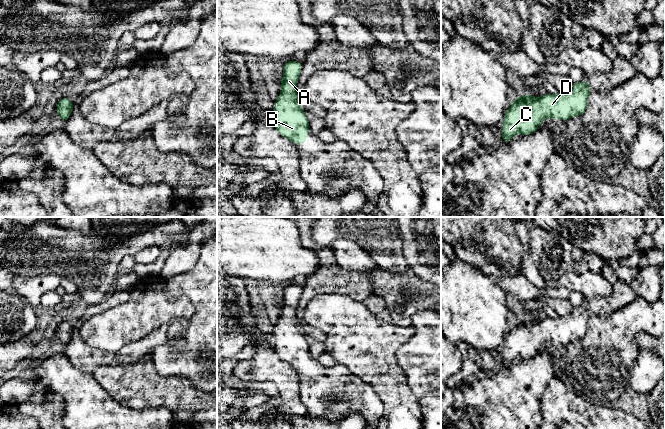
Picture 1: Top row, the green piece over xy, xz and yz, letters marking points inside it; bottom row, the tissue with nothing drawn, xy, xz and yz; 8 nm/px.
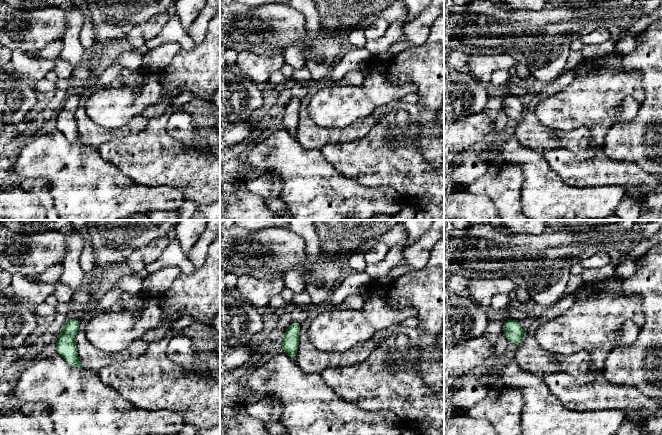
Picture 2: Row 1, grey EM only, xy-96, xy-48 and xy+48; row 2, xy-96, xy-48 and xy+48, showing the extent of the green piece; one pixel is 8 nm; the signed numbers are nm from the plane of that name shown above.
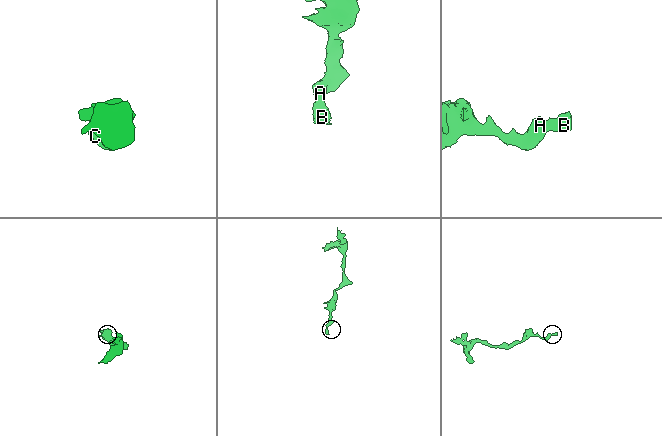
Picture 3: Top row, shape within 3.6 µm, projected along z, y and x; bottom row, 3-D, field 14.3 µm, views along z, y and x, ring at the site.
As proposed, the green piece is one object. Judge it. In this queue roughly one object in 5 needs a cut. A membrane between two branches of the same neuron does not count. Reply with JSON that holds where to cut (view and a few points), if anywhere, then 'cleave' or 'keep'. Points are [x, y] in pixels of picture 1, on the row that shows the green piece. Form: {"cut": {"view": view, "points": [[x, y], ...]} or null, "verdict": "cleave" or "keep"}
{"cut": null, "verdict": "keep"}

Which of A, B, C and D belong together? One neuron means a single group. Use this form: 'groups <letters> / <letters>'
groups A B C D

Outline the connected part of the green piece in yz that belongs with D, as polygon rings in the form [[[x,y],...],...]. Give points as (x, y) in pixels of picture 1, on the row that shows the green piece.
[[[587,80],[582,82],[574,82],[571,89],[565,93],[557,94],[546,93],[544,96],[534,97],[529,94],[525,96],[516,96],[515,101],[505,111],[502,127],[502,141],[506,144],[518,133],[524,136],[533,134],[540,123],[546,118],[561,119],[567,121],[575,116],[583,116],[587,108],[587,102],[591,86]]]

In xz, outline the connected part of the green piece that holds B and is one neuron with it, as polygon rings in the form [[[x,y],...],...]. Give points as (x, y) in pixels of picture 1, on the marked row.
[[[289,60],[284,62],[281,92],[274,102],[273,125],[277,132],[292,143],[308,144],[305,137],[311,132],[305,110],[300,106],[296,92],[303,63]]]

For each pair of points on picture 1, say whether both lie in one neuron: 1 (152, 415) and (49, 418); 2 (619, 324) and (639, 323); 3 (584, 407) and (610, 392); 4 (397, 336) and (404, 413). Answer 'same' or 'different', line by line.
1: different
2: same
3: different
4: same

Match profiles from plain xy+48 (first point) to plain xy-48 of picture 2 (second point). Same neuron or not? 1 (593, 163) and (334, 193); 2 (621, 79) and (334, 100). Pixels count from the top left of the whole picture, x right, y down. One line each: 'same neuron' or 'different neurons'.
1: different neurons
2: same neuron

